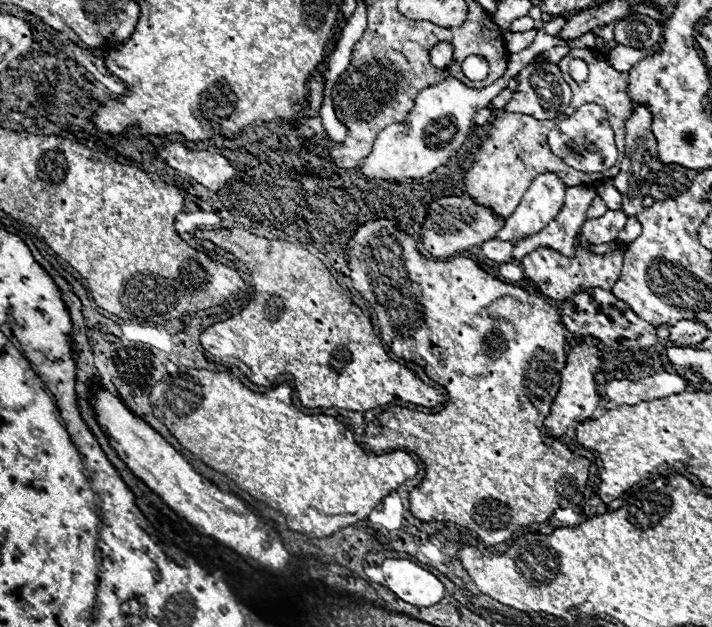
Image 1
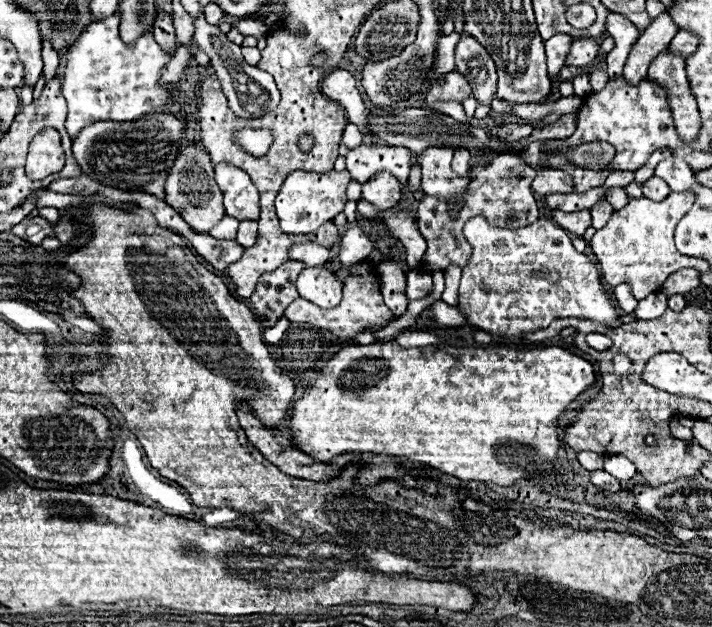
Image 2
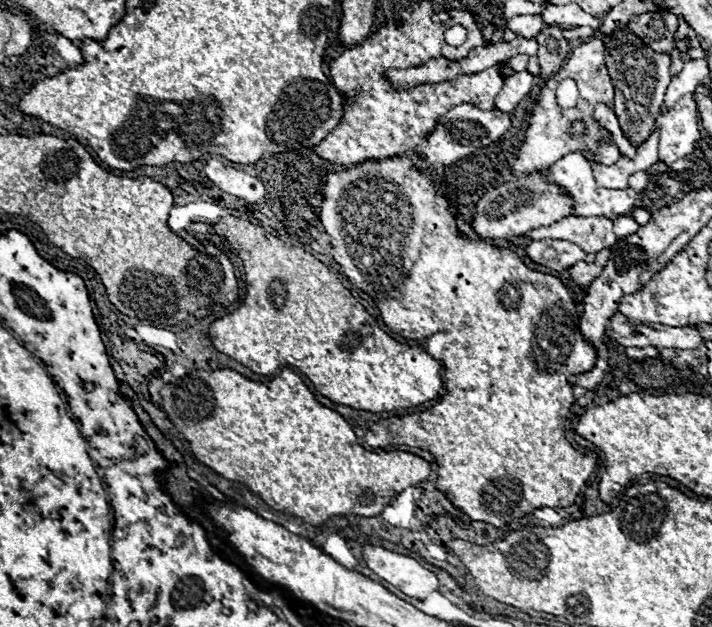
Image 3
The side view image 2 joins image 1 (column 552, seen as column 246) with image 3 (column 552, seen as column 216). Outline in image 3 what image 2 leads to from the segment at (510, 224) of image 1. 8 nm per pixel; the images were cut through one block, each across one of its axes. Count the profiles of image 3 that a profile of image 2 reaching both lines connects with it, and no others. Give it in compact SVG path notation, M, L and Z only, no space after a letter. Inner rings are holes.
M570 152L564 158L560 158L558 162L554 162L548 172L546 178L552 184L564 186L572 198L574 198L574 216L608 216L608 218L616 218L616 216L626 216L630 214L630 210L636 204L636 196L630 194L630 188L626 190L608 190L608 188L600 188L594 182L592 176L592 166L590 162L580 154L580 152Z

